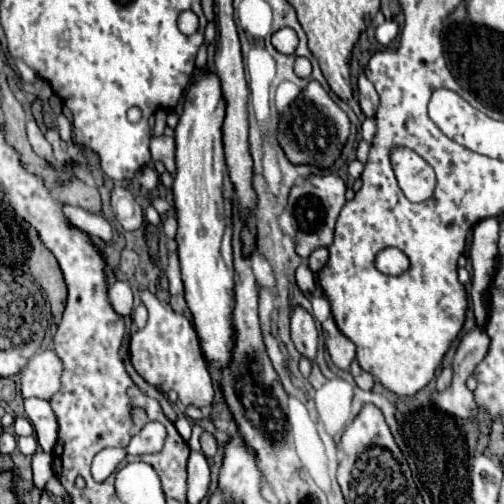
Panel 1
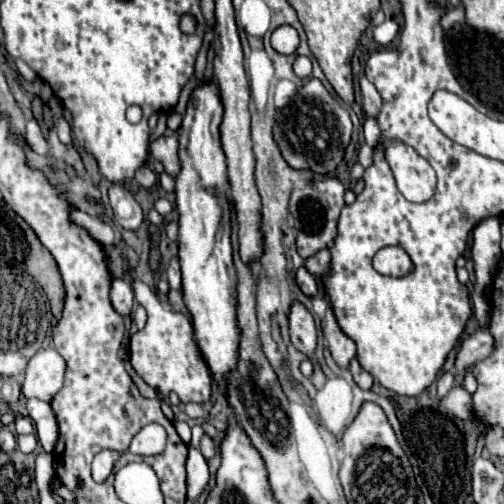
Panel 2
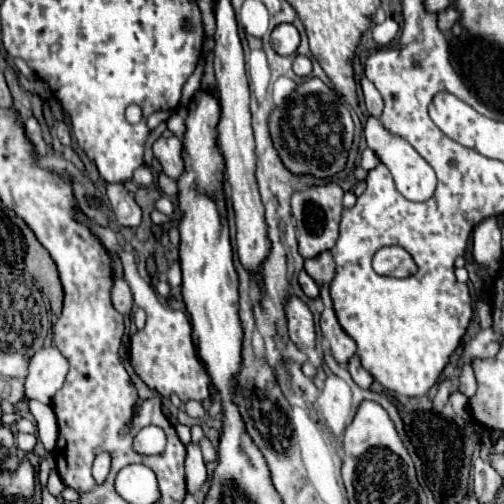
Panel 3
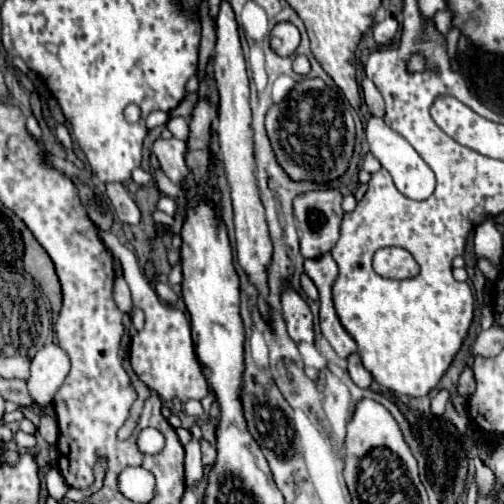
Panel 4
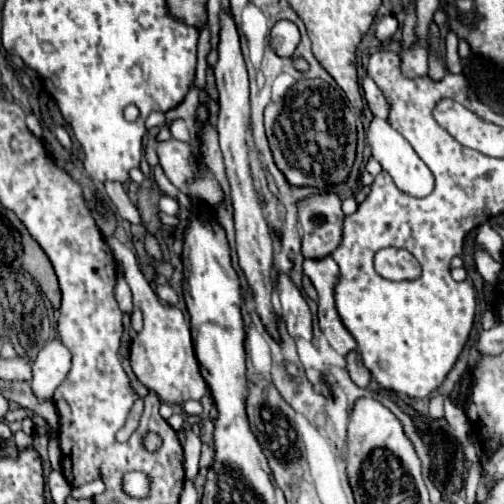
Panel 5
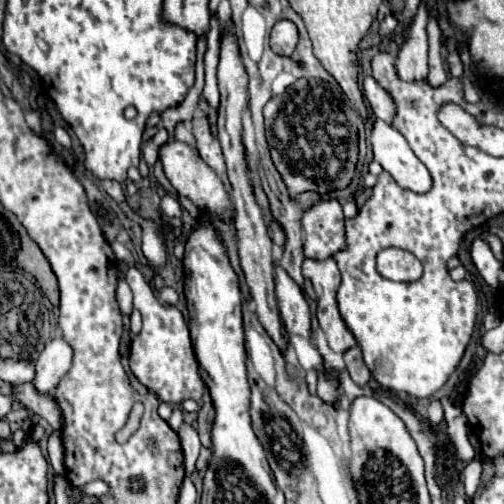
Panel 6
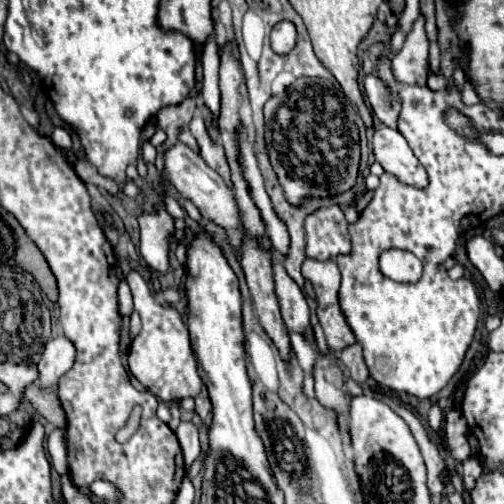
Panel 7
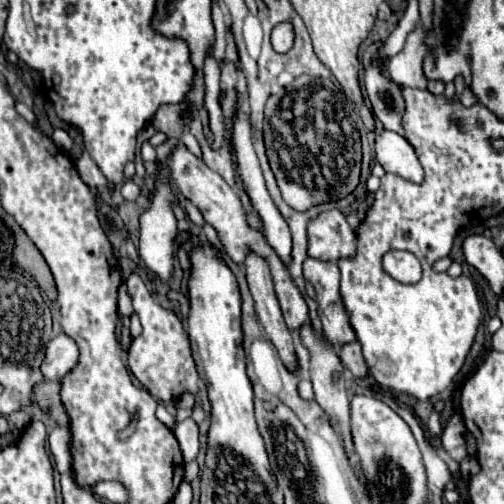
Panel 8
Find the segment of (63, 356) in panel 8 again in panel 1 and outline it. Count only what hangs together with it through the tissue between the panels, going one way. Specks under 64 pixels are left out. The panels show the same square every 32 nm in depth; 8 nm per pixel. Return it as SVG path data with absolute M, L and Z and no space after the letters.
M42 350L34 354L28 366L22 370L20 396L24 400L32 396L50 400L60 390L60 372L62 364L54 350Z

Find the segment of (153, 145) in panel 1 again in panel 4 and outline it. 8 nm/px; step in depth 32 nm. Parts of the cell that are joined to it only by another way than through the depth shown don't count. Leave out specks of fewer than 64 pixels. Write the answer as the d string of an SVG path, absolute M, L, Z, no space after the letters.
M158 138L152 146L152 152L156 154L160 168L164 170L164 174L174 182L180 184L180 180L188 174L188 166L184 162L184 154L186 154L186 144L178 138Z

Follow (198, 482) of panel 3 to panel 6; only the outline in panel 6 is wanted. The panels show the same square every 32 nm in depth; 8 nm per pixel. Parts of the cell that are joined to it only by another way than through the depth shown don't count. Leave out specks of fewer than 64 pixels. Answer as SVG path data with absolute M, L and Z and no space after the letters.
M182 424L178 430L180 442L182 442L182 452L184 452L184 468L186 468L186 476L190 478L196 470L196 460L200 454L200 440L198 440L198 432L190 426L190 424Z

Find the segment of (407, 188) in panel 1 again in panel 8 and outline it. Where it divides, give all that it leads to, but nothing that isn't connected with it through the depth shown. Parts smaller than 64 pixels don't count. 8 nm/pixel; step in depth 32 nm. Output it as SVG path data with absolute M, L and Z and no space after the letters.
M382 128L376 132L374 148L376 148L376 160L382 164L386 172L392 172L414 184L424 182L424 168L420 166L418 156L414 154L412 146L404 136Z

